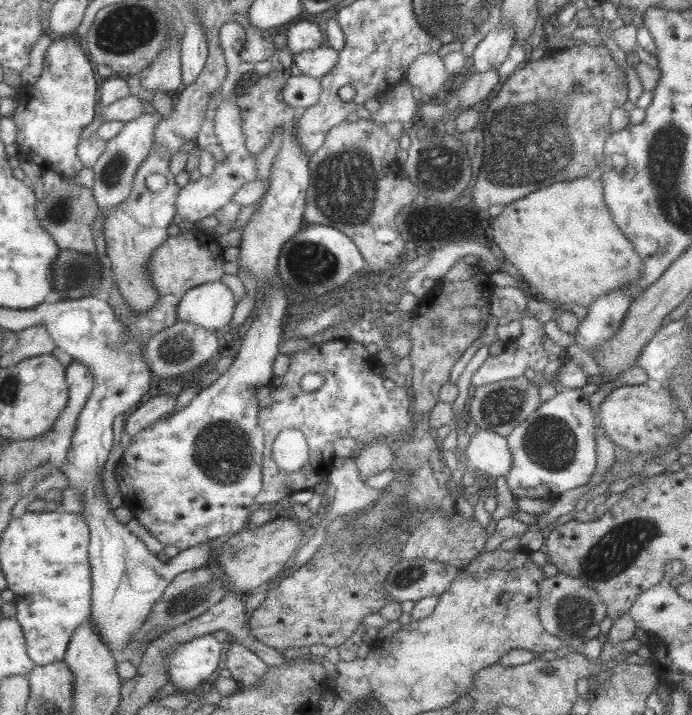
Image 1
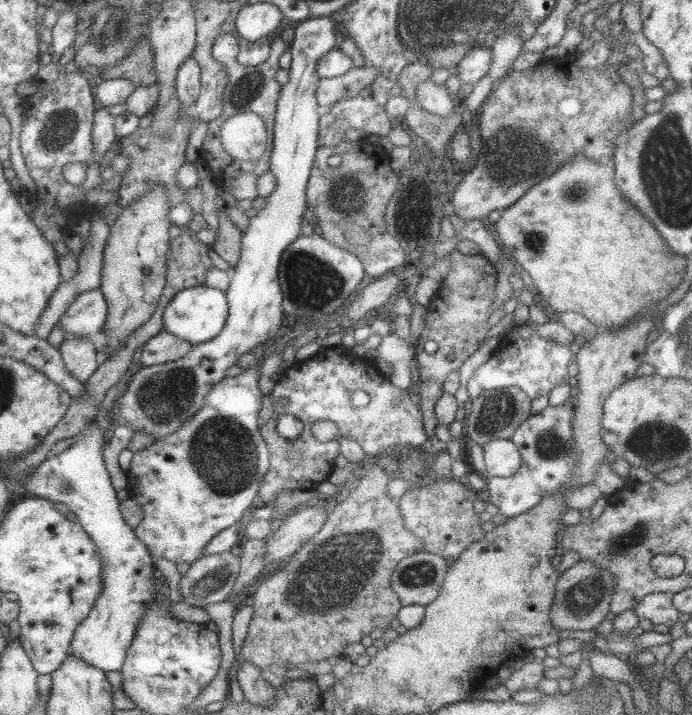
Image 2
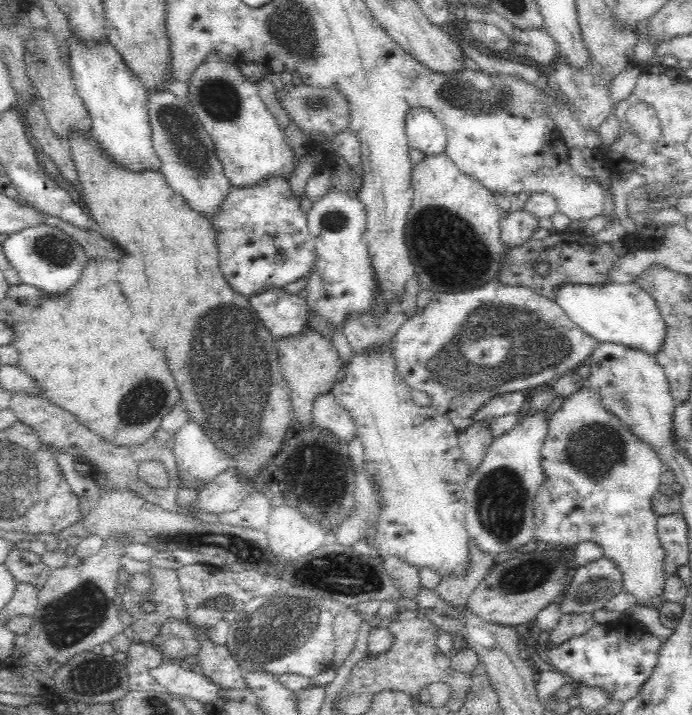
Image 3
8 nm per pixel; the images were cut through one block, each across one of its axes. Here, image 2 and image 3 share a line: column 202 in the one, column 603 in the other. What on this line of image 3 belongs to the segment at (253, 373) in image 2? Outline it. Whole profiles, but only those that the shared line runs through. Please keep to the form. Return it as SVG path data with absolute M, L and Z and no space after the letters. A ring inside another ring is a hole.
M587 388L564 398L560 408L547 421L544 443L541 447L541 466L544 482L535 498L535 523L537 526L535 538L540 540L540 542L556 544L556 546L576 546L583 542L592 542L597 548L600 548L602 556L616 565L616 569L620 570L624 592L633 595L636 599L644 599L645 605L658 608L660 605L657 605L659 603L656 603L654 598L662 593L662 588L664 588L665 584L664 577L661 576L662 566L664 566L664 549L662 549L662 545L657 537L657 516L654 514L650 502L652 494L660 486L659 478L664 466L661 465L661 461L648 446L638 442L636 437L632 436L632 433L624 429L624 425L620 425L620 421L616 420L616 417L612 417L610 413L604 412L604 409L600 408L600 403L596 401L596 397L592 395L593 393Z

